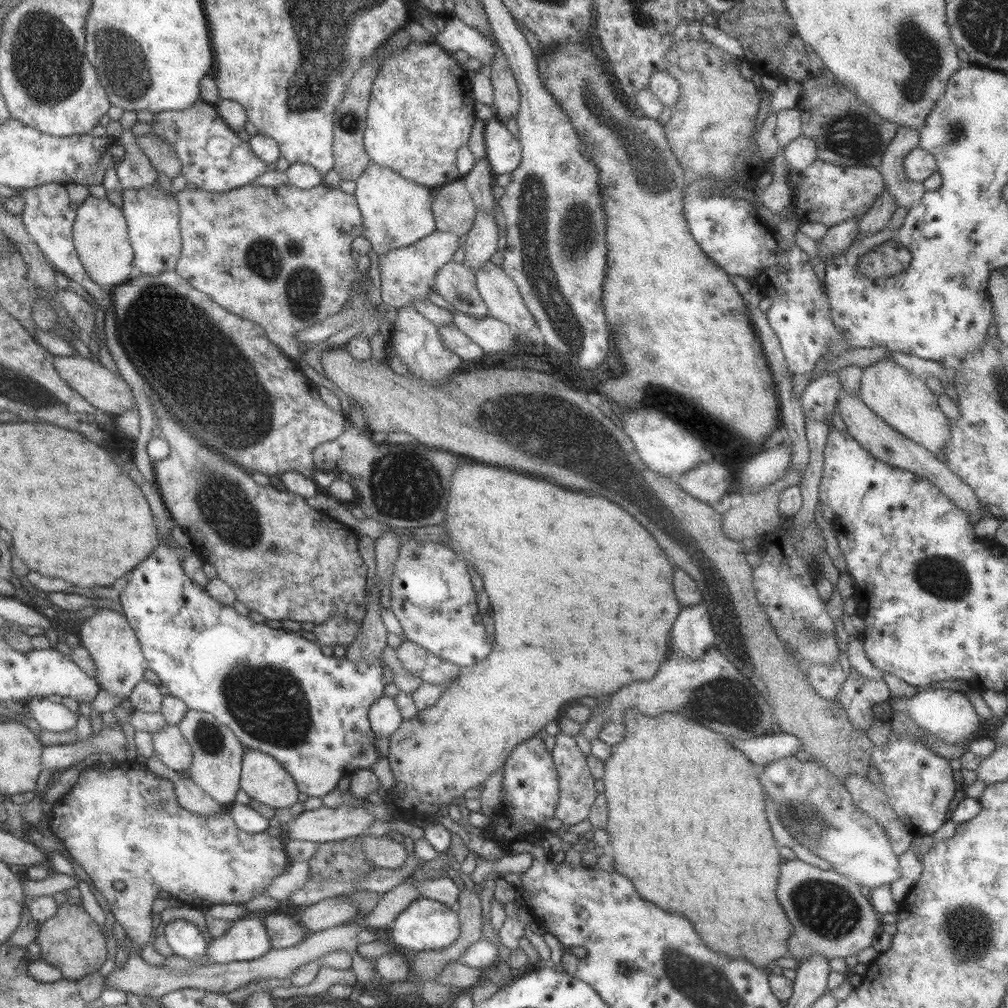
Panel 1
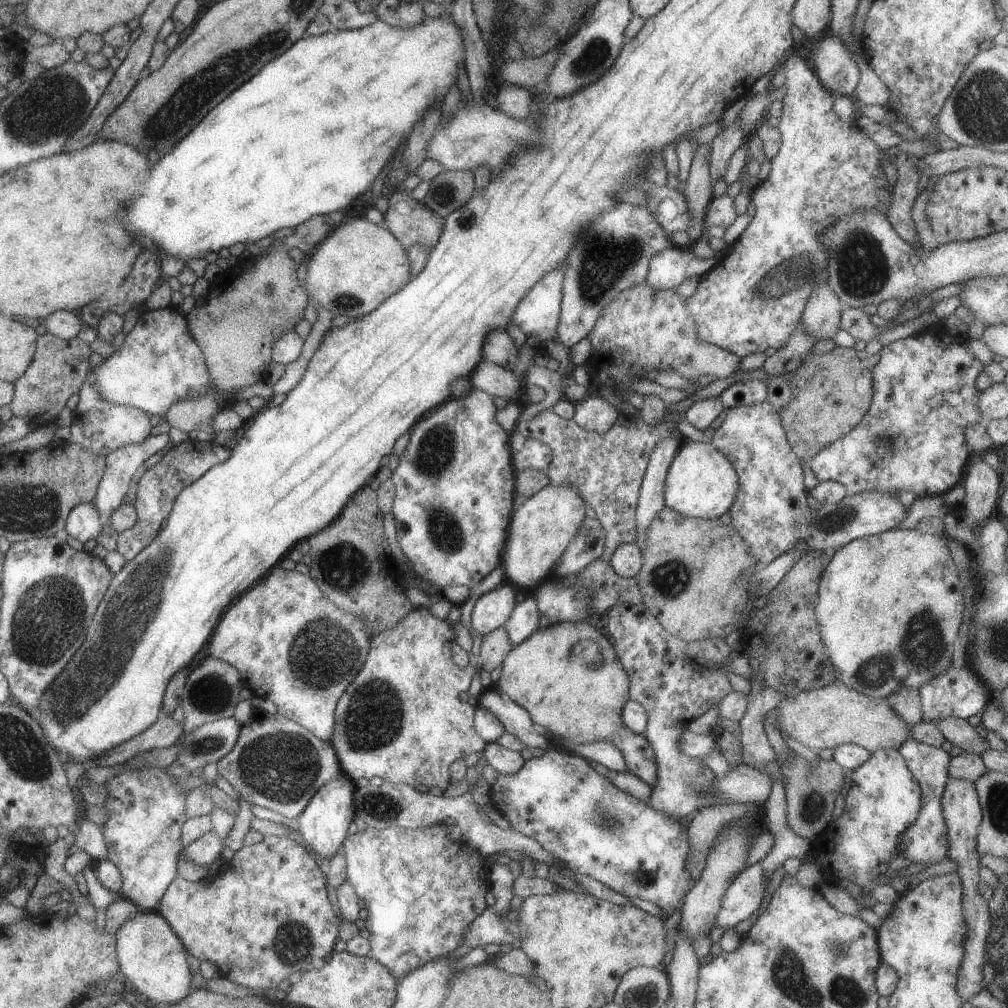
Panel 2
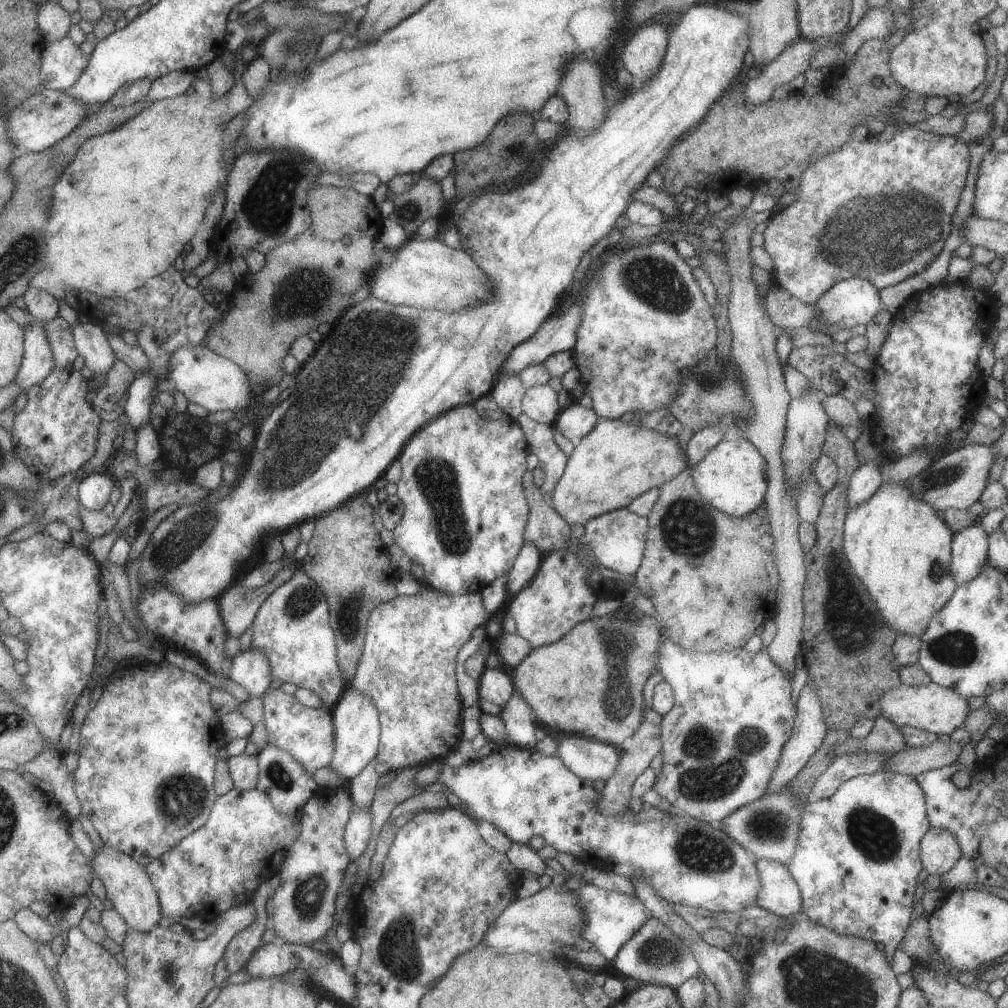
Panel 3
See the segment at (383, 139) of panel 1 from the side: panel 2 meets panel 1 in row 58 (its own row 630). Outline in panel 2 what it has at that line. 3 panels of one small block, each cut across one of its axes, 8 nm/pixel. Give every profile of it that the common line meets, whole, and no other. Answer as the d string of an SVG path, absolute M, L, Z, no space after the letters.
M422 606L415 607L406 615L403 615L391 628L370 636L370 645L365 662L358 670L357 676L353 678L353 682L345 688L345 692L337 699L336 707L334 708L333 734L329 740L336 752L341 772L345 773L353 782L358 778L370 779L373 776L379 776L382 781L390 782L393 785L403 783L415 788L419 784L423 784L427 788L440 788L443 792L450 782L448 766L454 760L463 759L465 755L472 752L478 756L481 755L486 742L475 732L473 726L474 702L472 700L461 702L457 698L460 692L467 692L469 682L471 682L471 678L473 678L473 674L476 671L475 667L479 668L479 666L477 666L477 658L474 656L469 656L468 664L464 667L460 667L452 661L454 638L453 625L449 625L445 619L435 617L428 608Z

